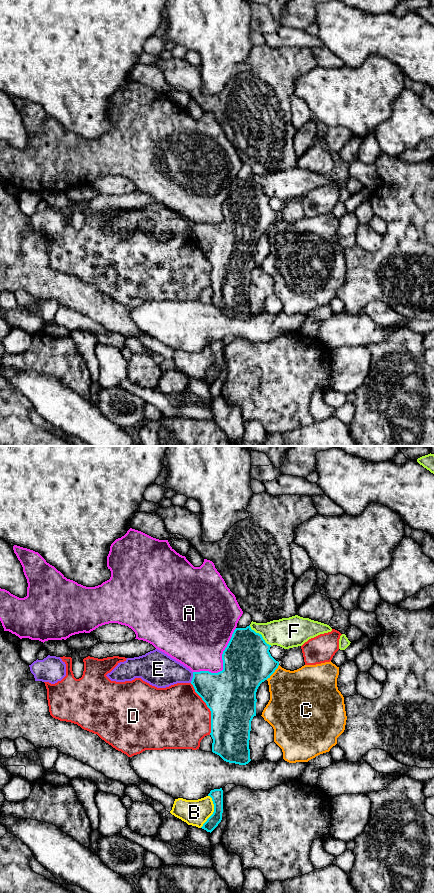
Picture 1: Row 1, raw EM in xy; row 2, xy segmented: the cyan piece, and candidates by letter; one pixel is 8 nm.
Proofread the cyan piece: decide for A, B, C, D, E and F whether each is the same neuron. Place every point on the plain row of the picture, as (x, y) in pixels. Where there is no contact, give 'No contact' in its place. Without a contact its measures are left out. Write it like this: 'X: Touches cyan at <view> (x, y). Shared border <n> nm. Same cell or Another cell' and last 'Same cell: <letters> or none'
A: Touches cyan at xy (223, 215). Shared border 500 nm. Another cell
B: Touches cyan at xy (214, 363). Shared border 280 nm. Another cell
C: Touches cyan at xy (273, 224). Shared border 160 nm. Another cell
D: Touches cyan at xy (209, 260). Shared border 440 nm. Another cell
E: Touches cyan at xy (193, 229). Shared border 90 nm. Another cell
F: Touches cyan at xy (261, 187). Shared border 240 nm. Another cell
Same cell: none

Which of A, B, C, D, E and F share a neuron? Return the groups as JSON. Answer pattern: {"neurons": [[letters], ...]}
{"neurons": [["A"], ["B"], ["C"], ["D"], ["E"], ["F"]]}

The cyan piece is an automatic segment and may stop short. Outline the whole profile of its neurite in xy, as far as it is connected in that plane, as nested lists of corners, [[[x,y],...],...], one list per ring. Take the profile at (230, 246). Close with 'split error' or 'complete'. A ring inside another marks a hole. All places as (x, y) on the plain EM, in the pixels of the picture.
[[[250,177],[246,180],[236,180],[222,206],[223,222],[218,225],[193,224],[191,236],[211,263],[212,304],[226,314],[246,317],[251,313],[249,292],[251,273],[256,268],[256,244],[260,236],[270,230],[279,218],[279,214],[269,204],[270,199],[271,197],[265,194],[262,187],[252,182]]]; complete

